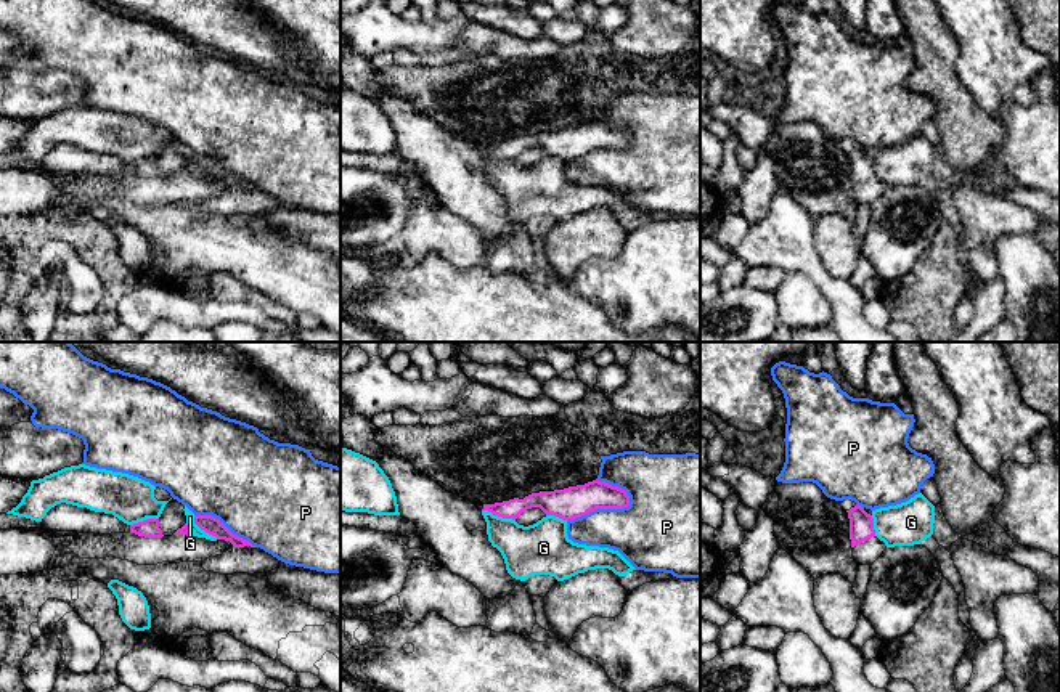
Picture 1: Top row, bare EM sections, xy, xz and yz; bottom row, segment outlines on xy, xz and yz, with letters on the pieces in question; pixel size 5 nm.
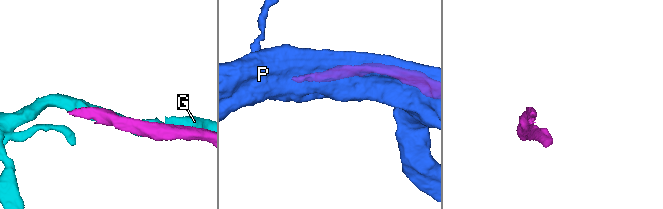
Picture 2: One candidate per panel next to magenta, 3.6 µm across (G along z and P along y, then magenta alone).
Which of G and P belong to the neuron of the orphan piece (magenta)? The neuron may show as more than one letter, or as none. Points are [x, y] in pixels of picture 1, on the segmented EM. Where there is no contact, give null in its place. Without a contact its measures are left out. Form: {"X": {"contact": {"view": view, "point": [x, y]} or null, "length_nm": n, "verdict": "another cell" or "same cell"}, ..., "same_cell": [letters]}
{"G": {"contact": {"view": "xz", "point": [498, 516]}, "length_nm": 180, "verdict": "another cell"}, "P": {"contact": {"view": "xz", "point": [601, 508]}, "length_nm": 340, "verdict": "another cell"}, "same_cell": []}

